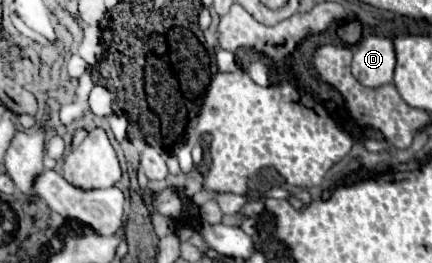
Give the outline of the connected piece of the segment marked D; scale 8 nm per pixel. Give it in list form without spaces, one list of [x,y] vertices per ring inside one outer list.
[[[367,36],[353,48],[353,76],[371,88],[379,88],[393,80],[395,48],[385,36]]]

